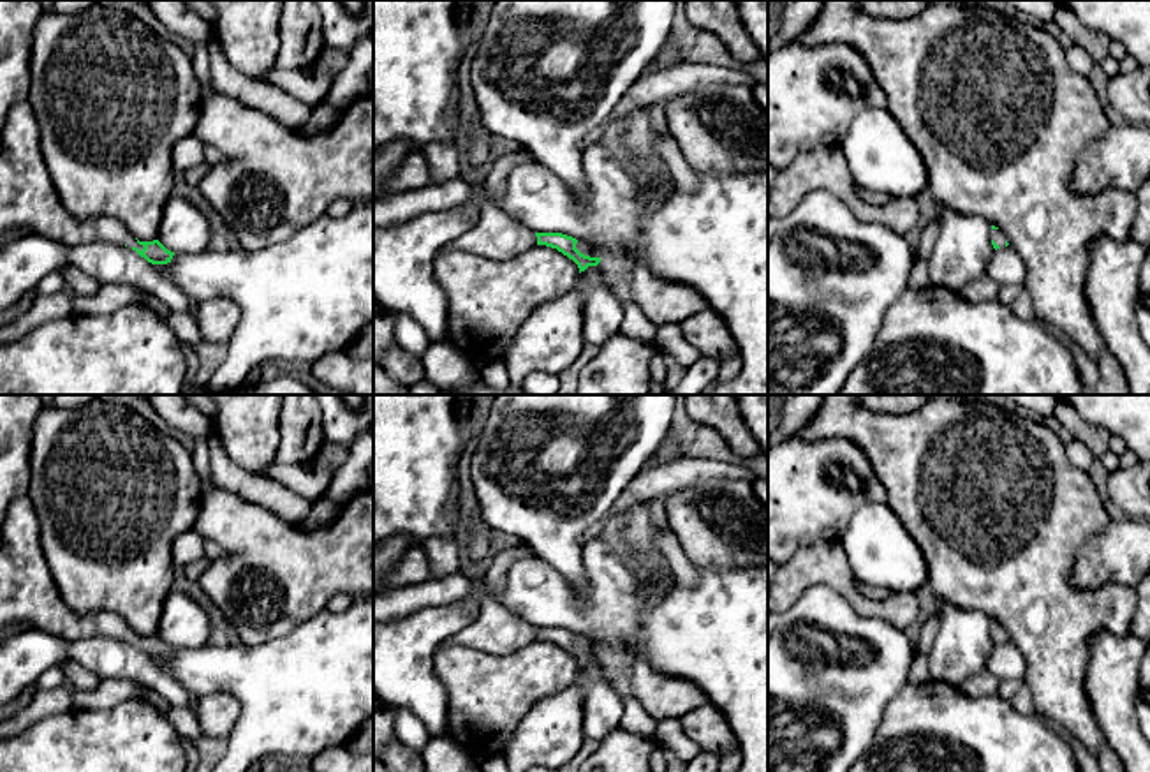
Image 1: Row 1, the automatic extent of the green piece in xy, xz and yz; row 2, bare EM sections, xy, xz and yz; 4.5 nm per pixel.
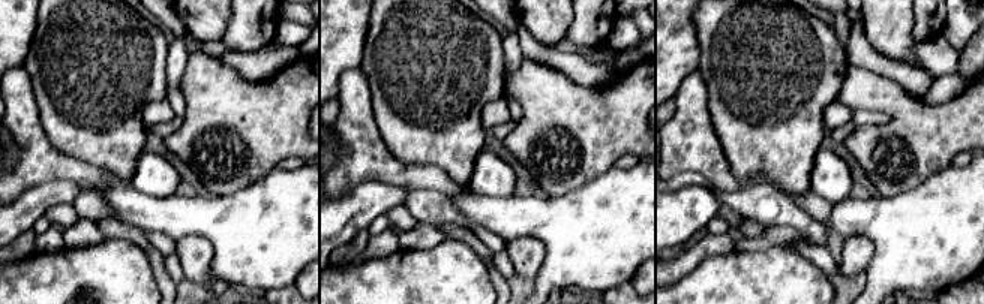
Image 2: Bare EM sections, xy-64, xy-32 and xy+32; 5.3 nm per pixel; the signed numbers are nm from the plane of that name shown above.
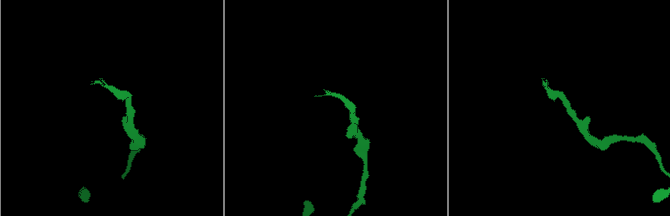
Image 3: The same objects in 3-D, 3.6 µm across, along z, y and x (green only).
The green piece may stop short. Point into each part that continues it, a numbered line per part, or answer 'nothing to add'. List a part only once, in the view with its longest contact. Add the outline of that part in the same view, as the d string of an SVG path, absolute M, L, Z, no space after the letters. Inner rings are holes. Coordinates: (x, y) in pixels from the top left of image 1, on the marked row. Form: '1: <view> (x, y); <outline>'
1: xy (29, 200); M28 100L7 111L0 139L0 234L25 229L69 245L107 240L144 249L116 219L83 220L63 206L48 173L41 127Z

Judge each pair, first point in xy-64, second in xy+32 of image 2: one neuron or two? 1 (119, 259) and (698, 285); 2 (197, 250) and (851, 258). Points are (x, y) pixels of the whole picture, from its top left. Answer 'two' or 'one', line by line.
1: one
2: one

